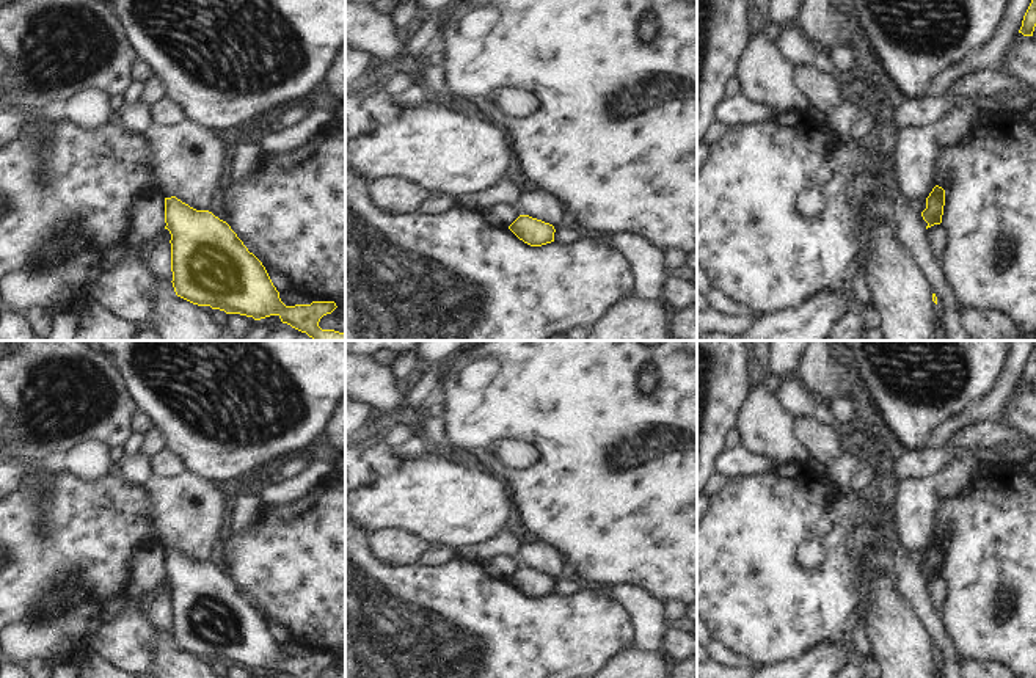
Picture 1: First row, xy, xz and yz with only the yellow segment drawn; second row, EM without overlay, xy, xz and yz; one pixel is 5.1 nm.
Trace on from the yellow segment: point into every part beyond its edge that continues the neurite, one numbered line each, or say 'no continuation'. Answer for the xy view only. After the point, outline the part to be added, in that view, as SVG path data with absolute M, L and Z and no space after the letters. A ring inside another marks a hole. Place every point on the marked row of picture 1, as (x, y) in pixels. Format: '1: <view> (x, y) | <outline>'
no continuation

